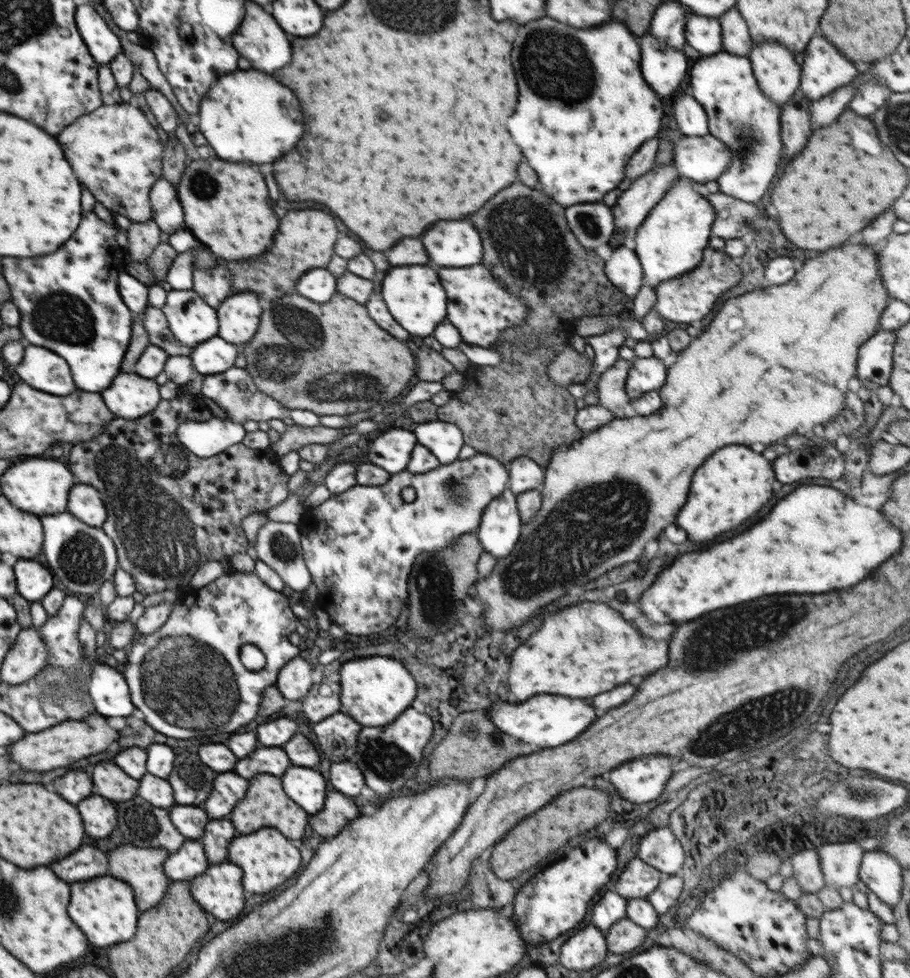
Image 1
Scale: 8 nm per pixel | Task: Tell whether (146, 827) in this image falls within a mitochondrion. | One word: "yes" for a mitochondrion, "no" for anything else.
yes

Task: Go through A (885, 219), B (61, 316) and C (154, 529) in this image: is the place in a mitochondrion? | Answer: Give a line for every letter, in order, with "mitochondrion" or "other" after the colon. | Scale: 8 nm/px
A: other
B: mitochondrion
C: mitochondrion

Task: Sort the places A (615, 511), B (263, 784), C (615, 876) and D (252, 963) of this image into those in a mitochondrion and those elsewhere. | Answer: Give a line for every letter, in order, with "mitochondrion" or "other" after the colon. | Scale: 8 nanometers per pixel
A: mitochondrion
B: other
C: other
D: mitochondrion

